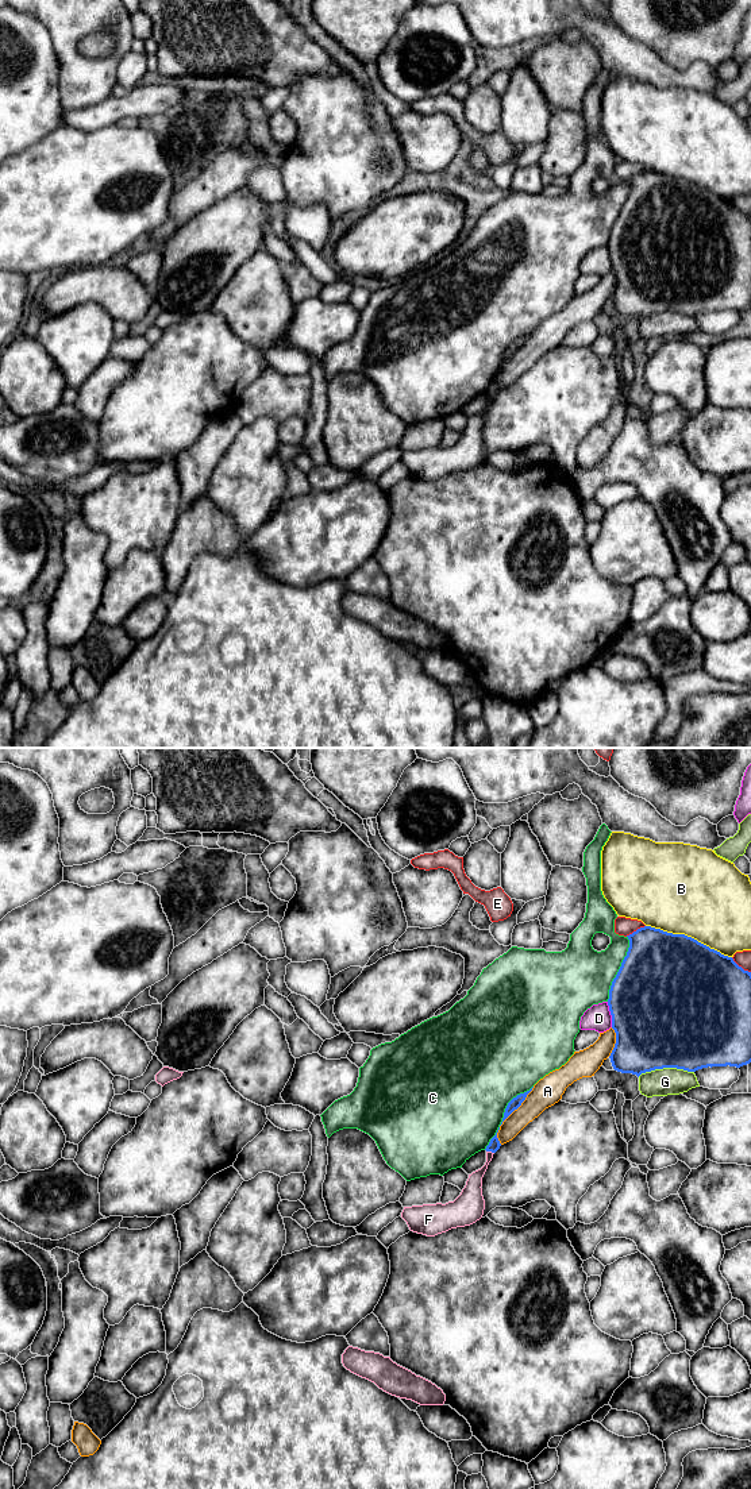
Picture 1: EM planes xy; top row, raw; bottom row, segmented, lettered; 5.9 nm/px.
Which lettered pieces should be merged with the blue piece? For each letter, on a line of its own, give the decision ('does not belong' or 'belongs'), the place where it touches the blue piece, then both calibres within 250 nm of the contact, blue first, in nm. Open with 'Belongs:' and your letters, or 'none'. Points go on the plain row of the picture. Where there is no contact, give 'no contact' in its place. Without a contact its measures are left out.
Belongs: none
A: does not belong | xy (509, 358) | 70/160 nm
B: does not belong | xy (689, 181) | 500/500 nm
C: does not belong | xy (504, 358) | 70/500 nm
D: does not belong | xy (611, 258) | 500/150 nm
E: does not belong | xy (636, 174) | 420/110 nm
F: does not belong | xy (490, 394) | 70/100 nm
G: does not belong | xy (665, 311) | 500/160 nm

